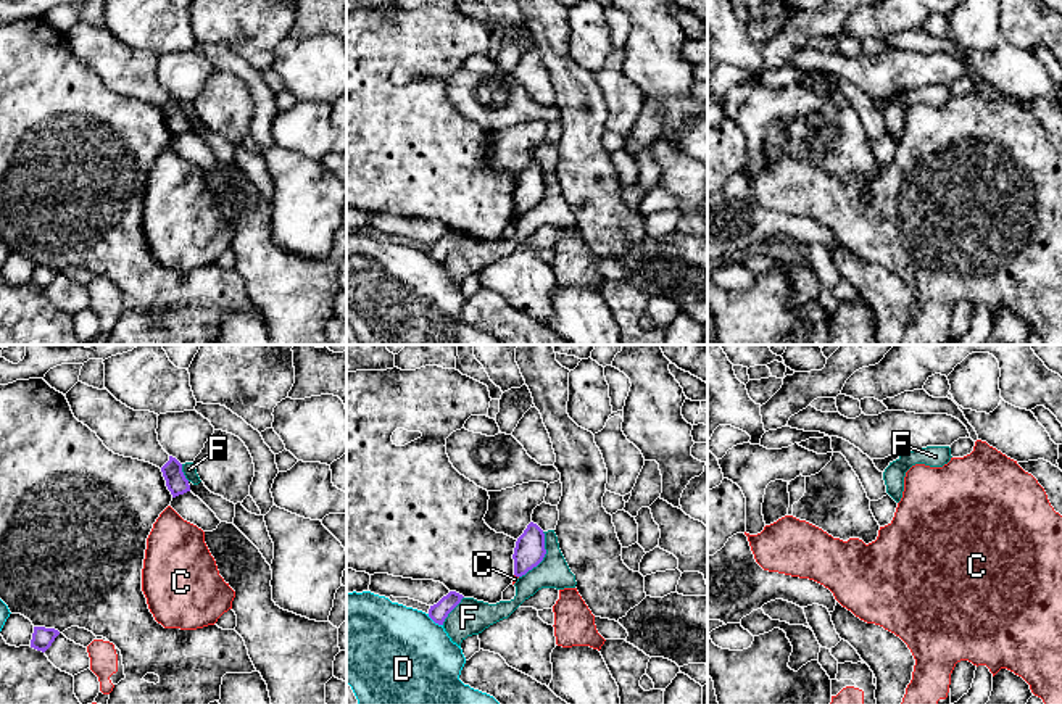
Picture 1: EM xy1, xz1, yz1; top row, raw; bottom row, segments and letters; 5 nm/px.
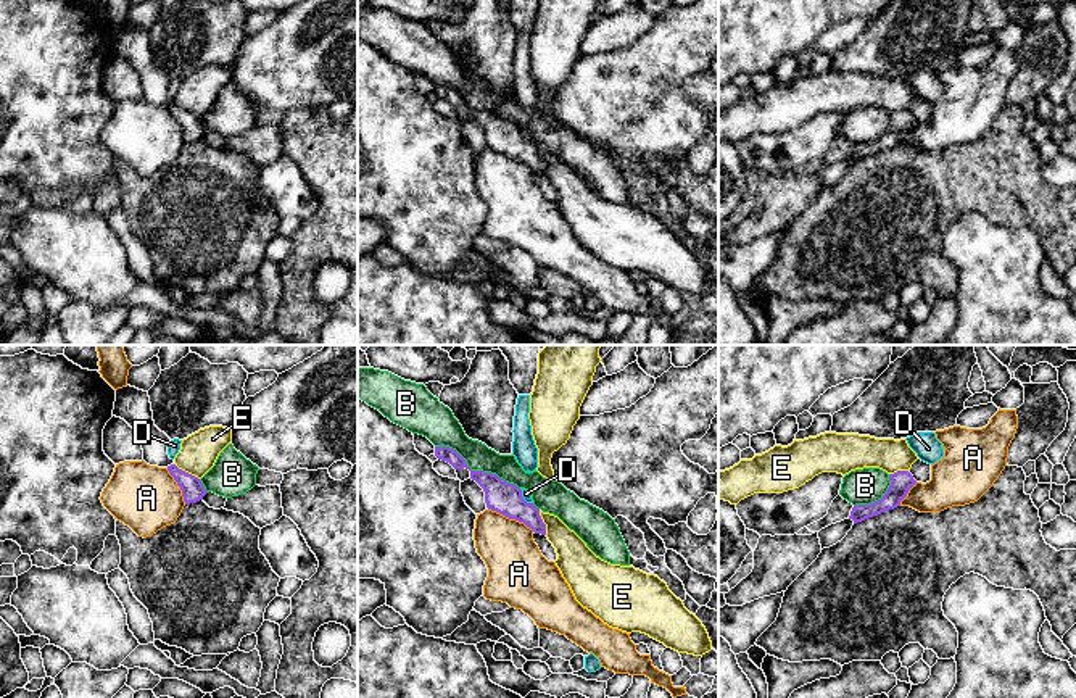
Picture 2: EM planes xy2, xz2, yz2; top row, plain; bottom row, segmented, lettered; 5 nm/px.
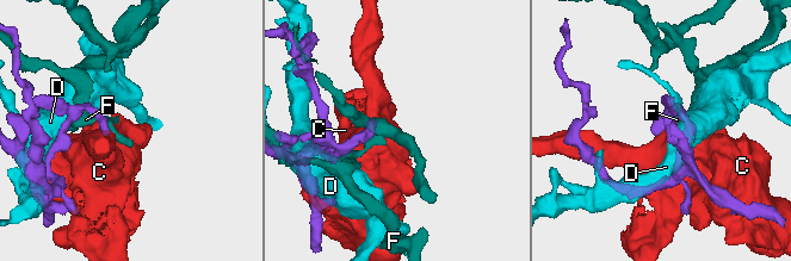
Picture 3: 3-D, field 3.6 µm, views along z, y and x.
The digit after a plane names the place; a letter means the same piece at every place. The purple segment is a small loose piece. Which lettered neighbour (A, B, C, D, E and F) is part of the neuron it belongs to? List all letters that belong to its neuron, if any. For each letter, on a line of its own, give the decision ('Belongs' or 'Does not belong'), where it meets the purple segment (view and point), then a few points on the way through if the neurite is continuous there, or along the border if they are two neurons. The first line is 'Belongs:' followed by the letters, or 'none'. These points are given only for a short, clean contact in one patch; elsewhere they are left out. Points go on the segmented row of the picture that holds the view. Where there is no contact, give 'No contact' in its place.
Belongs: F
A: Does not belong. Touches purple at xz2 (511, 518)
B: Does not belong. Touches purple at xz2 (477, 471)
C: Does not belong. Touches purple at xz1 (516, 575)
D: Does not belong. Touches purple at xz1 (435, 622)
E: Does not belong. Touches purple at xz2 (543, 523). Boundary: xz2 (538, 510), (546, 534)
F: Belongs. Touches purple at xz1 (543, 556)

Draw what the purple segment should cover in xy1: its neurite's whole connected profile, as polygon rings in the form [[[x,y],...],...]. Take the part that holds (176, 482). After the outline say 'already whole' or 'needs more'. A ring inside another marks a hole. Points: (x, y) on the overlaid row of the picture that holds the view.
[[[169,456],[169,461],[161,467],[161,472],[172,498],[190,491],[190,482],[193,485],[198,485],[201,482],[193,462],[180,464],[172,456]]]; needs more

